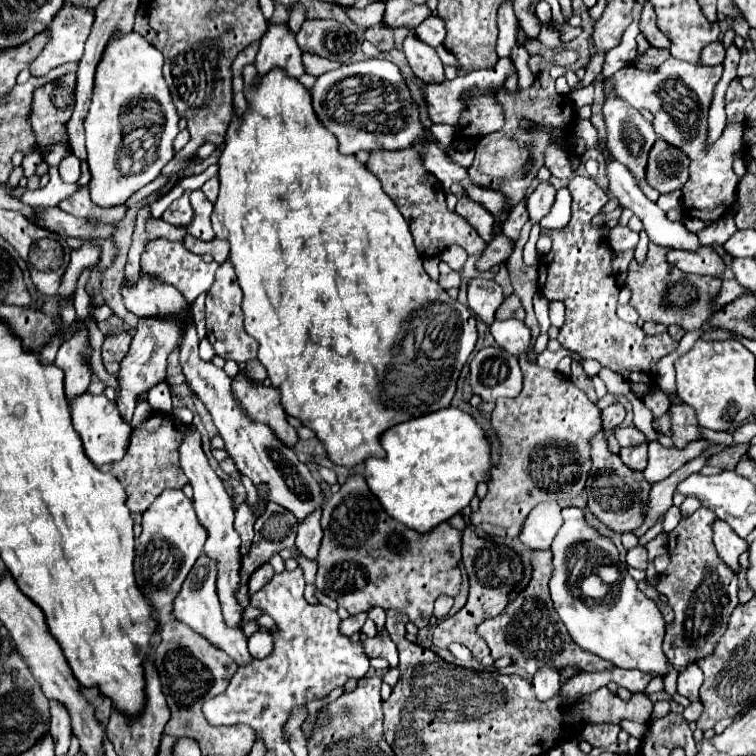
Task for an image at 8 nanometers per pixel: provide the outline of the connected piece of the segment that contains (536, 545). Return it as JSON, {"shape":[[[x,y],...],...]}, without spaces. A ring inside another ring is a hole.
{"shape":[[[540,503],[524,521],[520,539],[532,549],[550,549],[558,529],[562,527],[562,515],[558,503]]]}

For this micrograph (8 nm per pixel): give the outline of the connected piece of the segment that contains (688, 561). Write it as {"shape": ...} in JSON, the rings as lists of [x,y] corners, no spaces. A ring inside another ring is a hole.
{"shape":[[[700,507],[696,513],[684,517],[672,533],[668,533],[670,565],[658,577],[656,589],[668,597],[668,605],[676,613],[674,621],[666,625],[664,653],[678,673],[690,663],[714,653],[716,643],[728,629],[732,609],[738,605],[738,577],[720,563],[712,543],[714,521],[716,513],[708,511],[708,507]]]}

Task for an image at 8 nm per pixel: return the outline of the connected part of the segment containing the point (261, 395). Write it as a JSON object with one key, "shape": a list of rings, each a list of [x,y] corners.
{"shape":[[[244,373],[234,377],[234,395],[240,399],[244,411],[252,419],[260,419],[262,423],[268,423],[284,443],[292,443],[292,447],[298,441],[296,429],[286,423],[286,413],[280,405],[280,393],[274,387],[266,387],[262,383],[248,383],[244,379]]]}

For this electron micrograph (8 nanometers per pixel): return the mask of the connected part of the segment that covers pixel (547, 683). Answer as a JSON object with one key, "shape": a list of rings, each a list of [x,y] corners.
{"shape":[[[542,665],[538,667],[532,685],[536,689],[538,699],[550,699],[552,695],[556,695],[560,691],[560,673],[556,671],[556,667],[552,665]]]}

